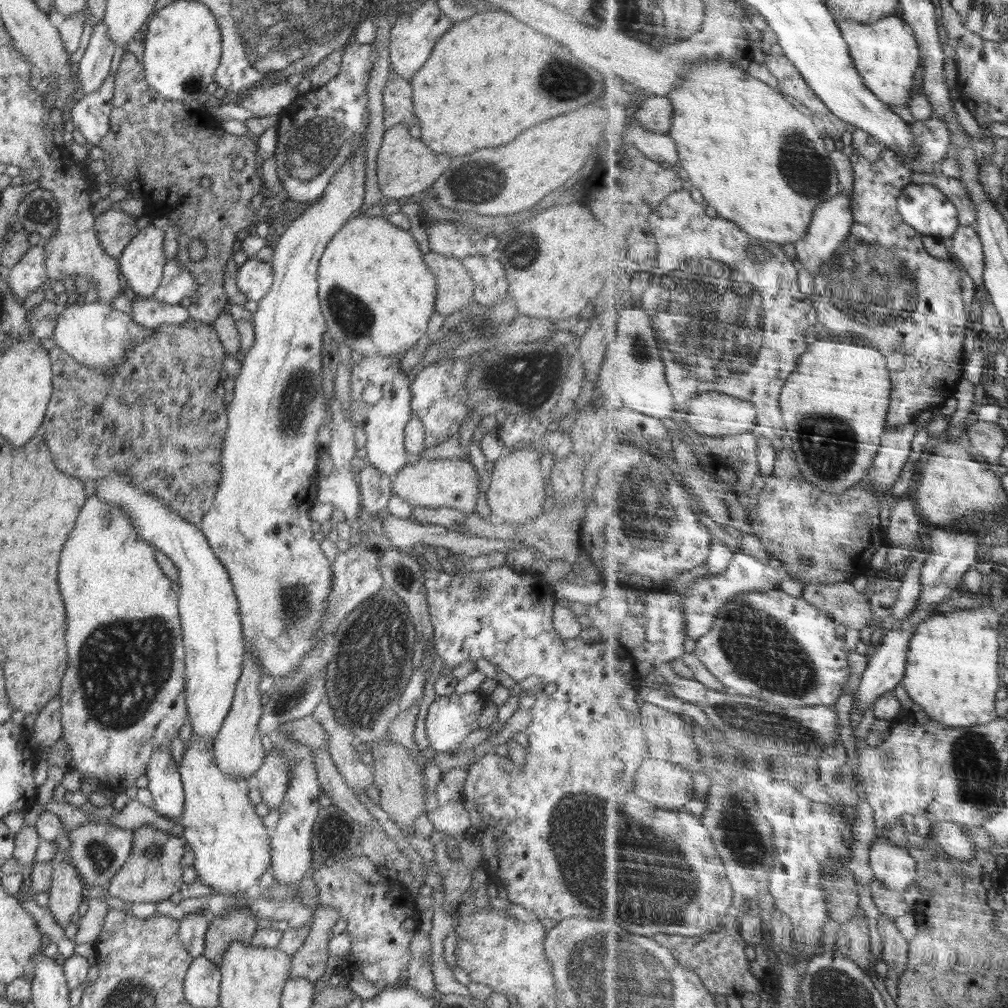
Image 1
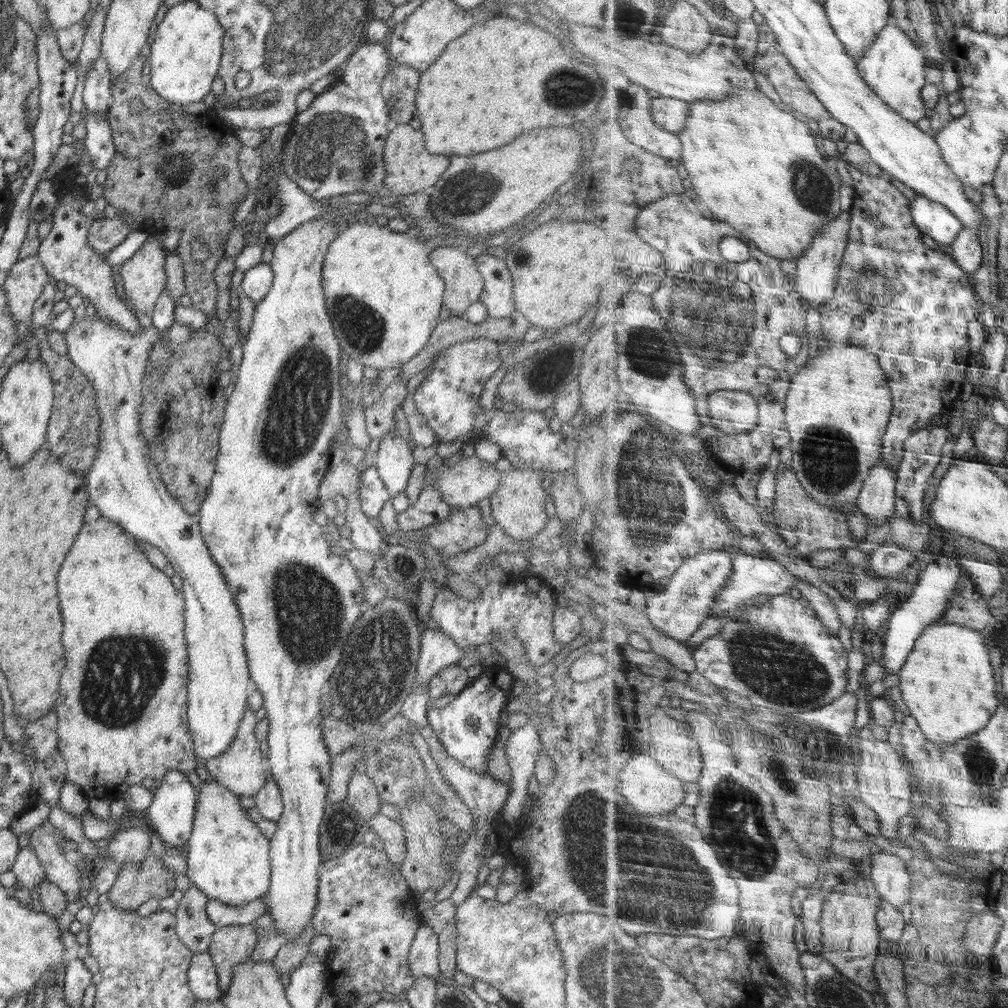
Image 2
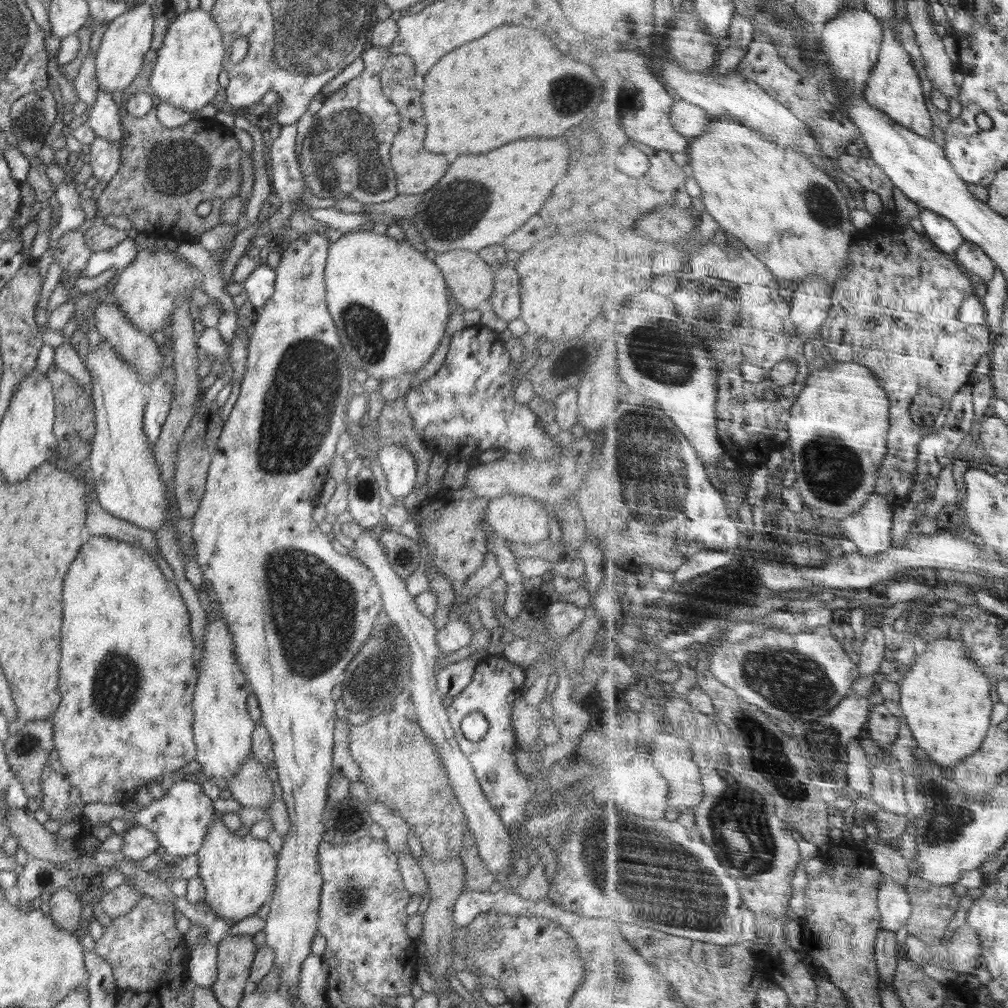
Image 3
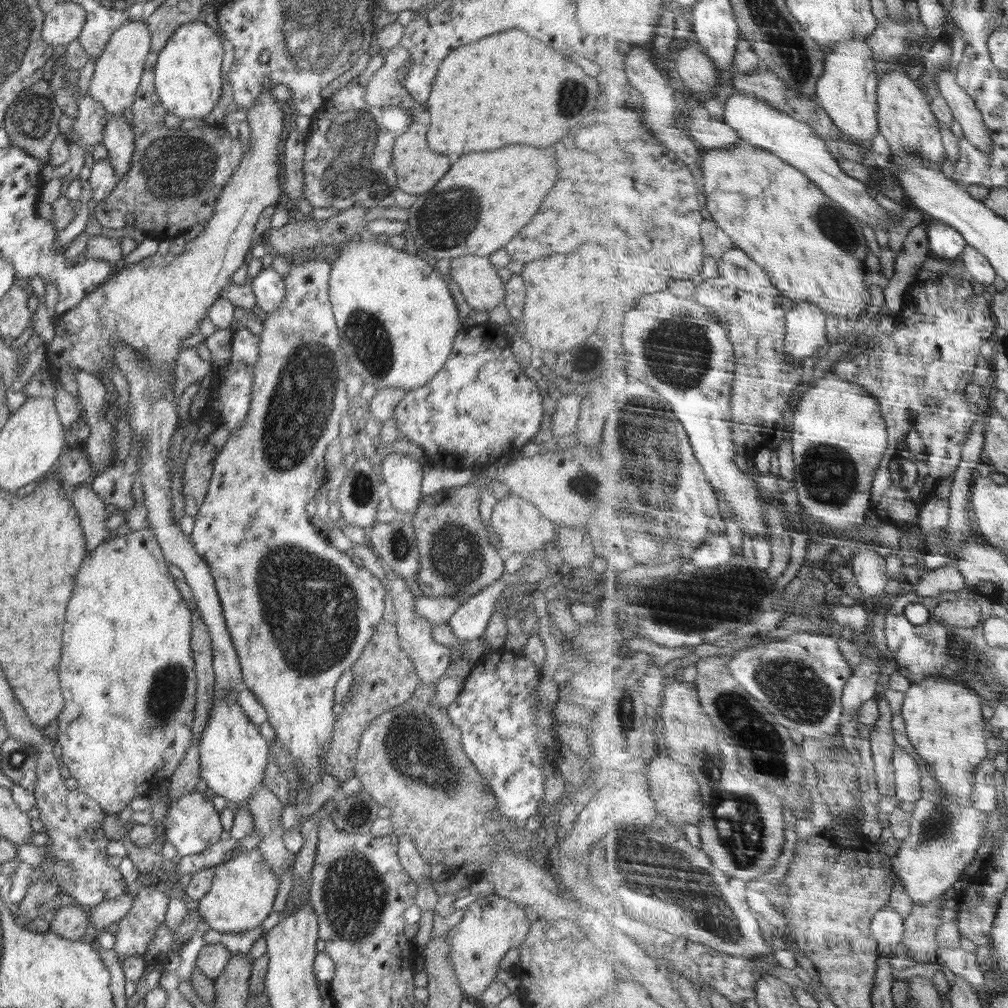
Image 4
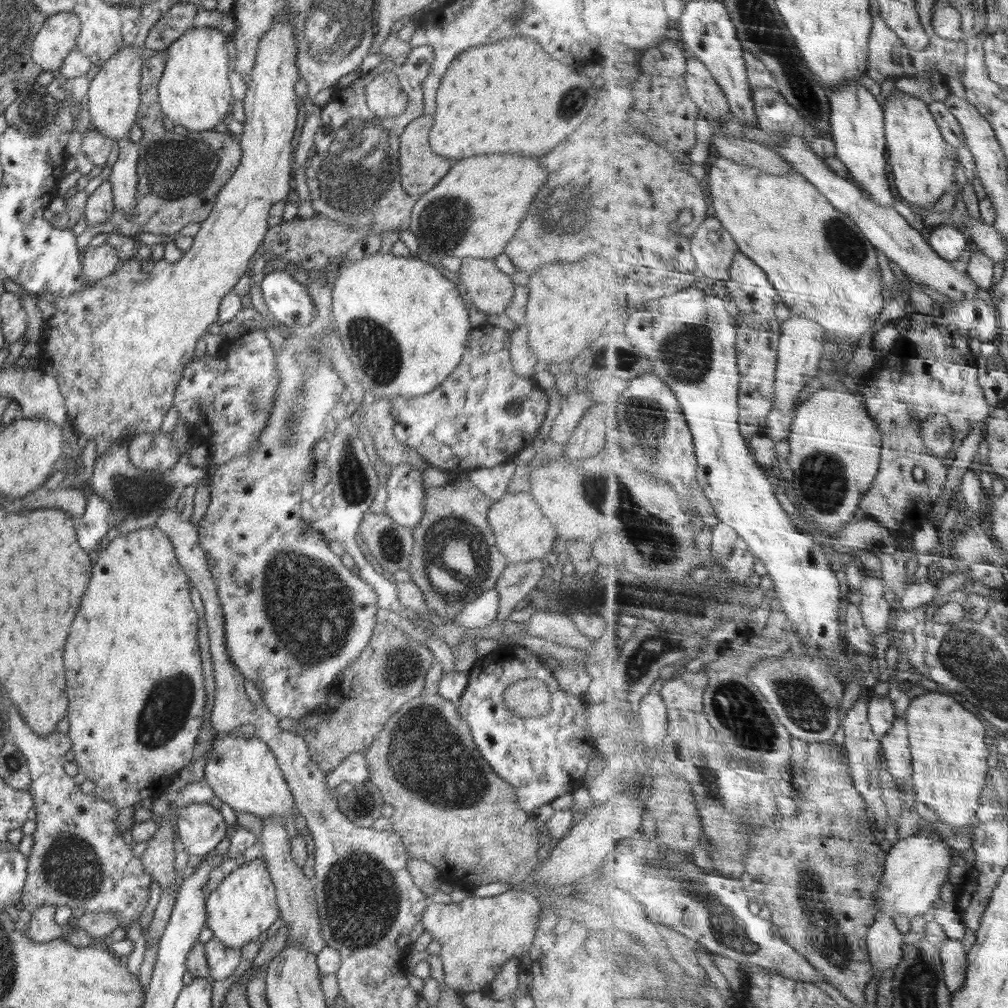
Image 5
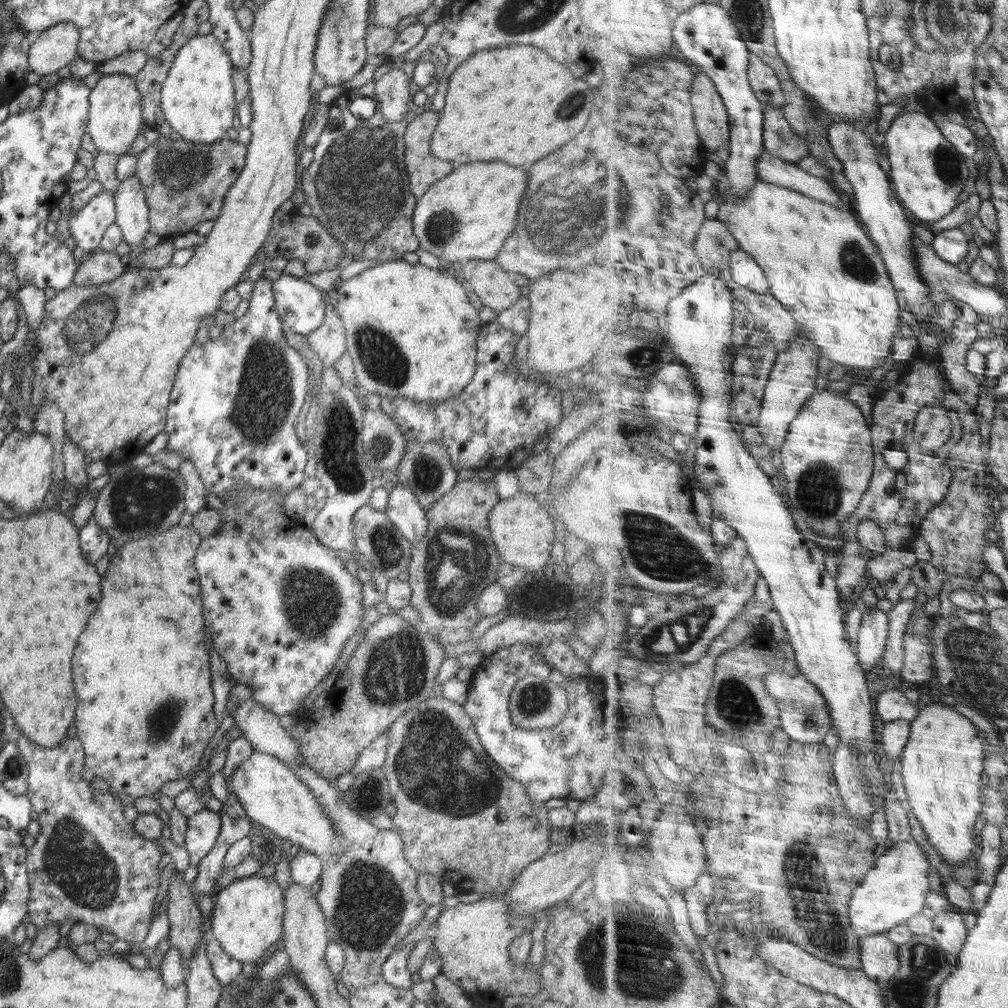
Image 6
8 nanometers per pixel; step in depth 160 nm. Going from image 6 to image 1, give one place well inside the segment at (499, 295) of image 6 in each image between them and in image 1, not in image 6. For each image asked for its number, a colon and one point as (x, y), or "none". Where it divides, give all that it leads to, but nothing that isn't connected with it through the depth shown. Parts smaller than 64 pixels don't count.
1: (455, 286)
2: (463, 283)
3: (469, 278)
4: (479, 282)
5: (489, 289)

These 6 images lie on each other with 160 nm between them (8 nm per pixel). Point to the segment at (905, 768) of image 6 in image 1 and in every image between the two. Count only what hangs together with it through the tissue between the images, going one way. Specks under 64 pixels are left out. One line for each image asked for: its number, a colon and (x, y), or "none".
1: (953, 672)
2: (948, 683)
3: (948, 699)
4: (945, 719)
5: (948, 740)

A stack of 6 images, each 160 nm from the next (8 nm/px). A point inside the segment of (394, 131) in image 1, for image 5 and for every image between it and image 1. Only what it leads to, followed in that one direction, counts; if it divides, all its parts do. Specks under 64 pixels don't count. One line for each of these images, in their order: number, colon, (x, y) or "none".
2: (410, 168)
3: (417, 170)
4: (418, 169)
5: (420, 169)

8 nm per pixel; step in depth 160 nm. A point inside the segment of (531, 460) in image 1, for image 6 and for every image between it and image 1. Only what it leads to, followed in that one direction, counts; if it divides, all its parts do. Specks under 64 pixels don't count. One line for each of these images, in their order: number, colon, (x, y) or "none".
2: (518, 506)
3: (519, 519)
4: (521, 528)
5: (522, 533)
6: (522, 530)

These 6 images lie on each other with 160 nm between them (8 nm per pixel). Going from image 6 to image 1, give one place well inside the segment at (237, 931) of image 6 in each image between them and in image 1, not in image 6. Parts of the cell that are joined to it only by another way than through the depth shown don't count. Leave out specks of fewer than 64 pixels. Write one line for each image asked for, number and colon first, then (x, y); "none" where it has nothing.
1: (231, 845)
2: (228, 859)
3: (239, 874)
4: (243, 890)
5: (244, 905)

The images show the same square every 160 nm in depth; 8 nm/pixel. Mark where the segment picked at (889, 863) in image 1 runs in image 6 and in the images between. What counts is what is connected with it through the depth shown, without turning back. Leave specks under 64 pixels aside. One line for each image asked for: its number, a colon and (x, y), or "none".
2: (890, 872)
3: (895, 904)
4: (889, 928)
5: (886, 942)
6: (881, 958)

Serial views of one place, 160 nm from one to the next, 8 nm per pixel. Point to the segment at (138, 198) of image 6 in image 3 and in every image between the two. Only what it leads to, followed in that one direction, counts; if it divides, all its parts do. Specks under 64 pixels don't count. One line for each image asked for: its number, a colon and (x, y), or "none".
3: (104, 118)
4: (118, 137)
5: (123, 178)

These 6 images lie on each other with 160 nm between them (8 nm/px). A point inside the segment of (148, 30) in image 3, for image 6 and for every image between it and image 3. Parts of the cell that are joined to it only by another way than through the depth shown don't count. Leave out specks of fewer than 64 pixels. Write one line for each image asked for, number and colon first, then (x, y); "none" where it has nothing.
4: (118, 70)
5: (114, 96)
6: (115, 117)

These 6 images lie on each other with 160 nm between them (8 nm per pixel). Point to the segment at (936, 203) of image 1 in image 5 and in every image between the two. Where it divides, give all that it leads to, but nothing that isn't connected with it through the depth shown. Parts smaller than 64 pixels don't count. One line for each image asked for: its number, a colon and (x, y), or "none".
2: (939, 221)
3: (940, 229)
4: (947, 242)
5: (950, 242)

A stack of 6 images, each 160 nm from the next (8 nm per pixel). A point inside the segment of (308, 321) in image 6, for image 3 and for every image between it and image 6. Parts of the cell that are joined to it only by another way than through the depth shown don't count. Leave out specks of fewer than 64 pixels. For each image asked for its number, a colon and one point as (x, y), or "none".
3: (259, 286)
4: (269, 289)
5: (289, 303)

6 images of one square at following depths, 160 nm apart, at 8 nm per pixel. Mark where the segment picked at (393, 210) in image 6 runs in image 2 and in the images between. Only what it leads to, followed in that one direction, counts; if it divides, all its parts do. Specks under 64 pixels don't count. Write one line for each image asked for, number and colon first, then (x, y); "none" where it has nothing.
2: (335, 147)
3: (345, 154)
4: (348, 158)
5: (352, 171)

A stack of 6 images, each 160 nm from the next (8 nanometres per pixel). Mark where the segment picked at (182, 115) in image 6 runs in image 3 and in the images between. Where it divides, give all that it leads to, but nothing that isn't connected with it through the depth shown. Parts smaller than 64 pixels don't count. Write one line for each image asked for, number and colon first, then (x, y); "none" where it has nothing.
3: (188, 63)
4: (188, 80)
5: (194, 91)

